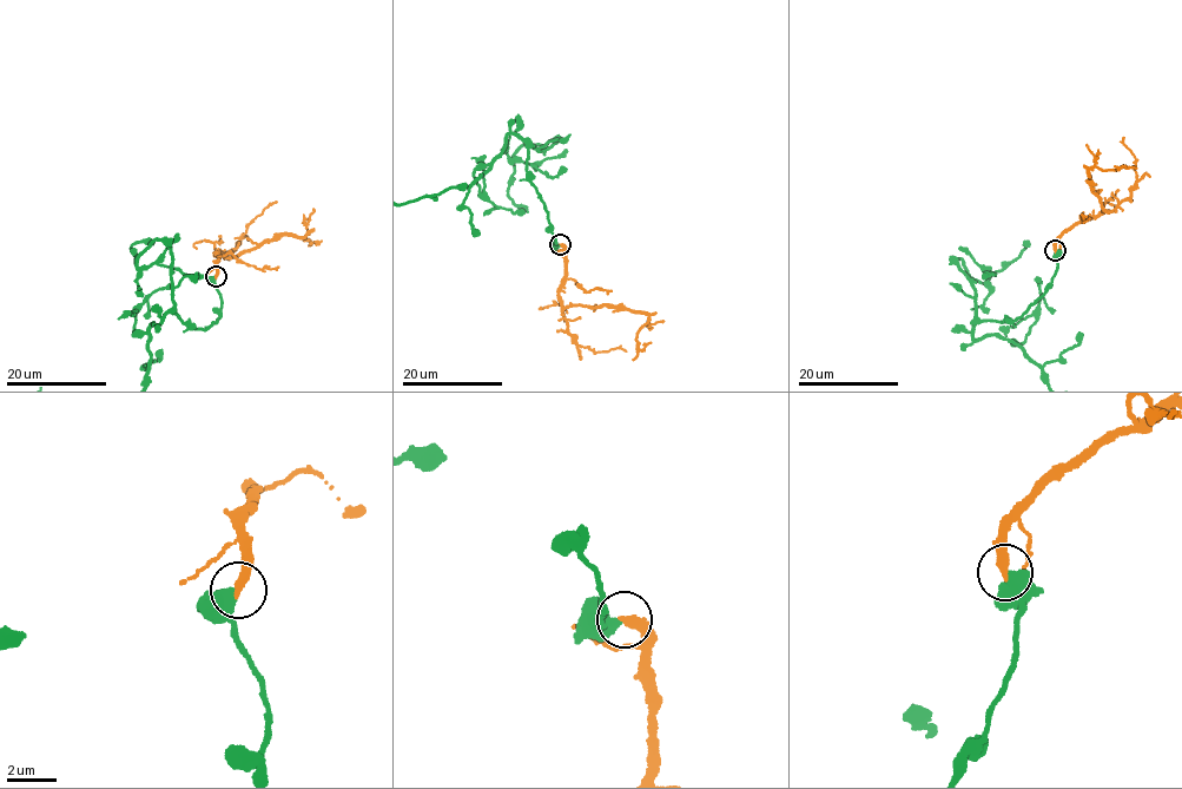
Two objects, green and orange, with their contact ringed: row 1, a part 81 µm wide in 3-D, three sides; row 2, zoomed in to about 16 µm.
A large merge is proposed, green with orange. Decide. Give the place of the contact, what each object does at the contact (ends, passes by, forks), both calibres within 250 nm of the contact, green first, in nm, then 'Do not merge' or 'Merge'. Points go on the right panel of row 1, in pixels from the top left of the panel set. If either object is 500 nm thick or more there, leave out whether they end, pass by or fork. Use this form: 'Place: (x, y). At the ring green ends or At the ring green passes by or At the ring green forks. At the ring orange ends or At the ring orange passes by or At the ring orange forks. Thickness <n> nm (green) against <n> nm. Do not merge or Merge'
Place: (1055, 250). Thickness 550 nm (green) against 320 nm. Do not merge

